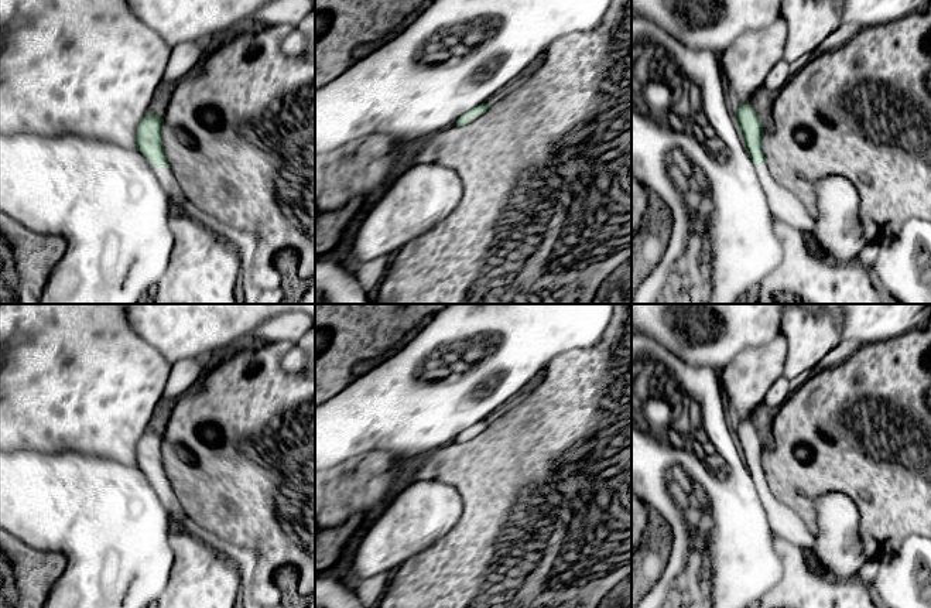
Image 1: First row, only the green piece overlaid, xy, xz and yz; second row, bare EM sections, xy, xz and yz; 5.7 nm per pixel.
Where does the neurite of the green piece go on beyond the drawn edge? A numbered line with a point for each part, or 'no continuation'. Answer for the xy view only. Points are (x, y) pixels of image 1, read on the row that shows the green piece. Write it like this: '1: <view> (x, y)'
1: xy (178, 201)

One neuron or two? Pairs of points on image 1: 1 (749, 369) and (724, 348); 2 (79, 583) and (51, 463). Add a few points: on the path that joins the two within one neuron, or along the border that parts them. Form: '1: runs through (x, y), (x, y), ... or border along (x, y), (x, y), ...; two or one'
1: border along (766, 345), (743, 349), (719, 373); two
2: runs through (79, 553), (79, 513), (58, 492); one

